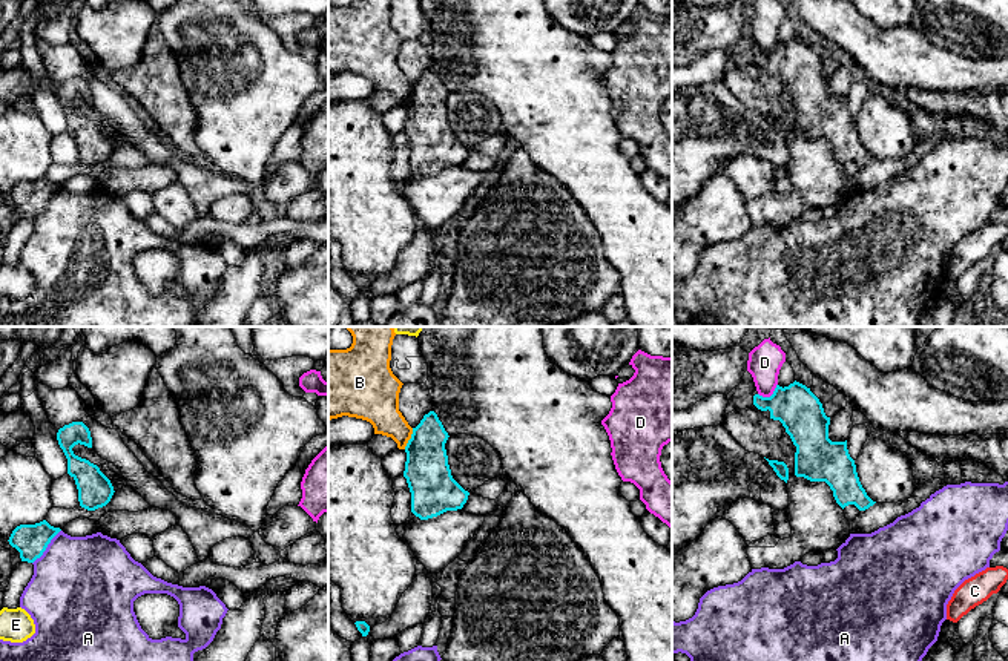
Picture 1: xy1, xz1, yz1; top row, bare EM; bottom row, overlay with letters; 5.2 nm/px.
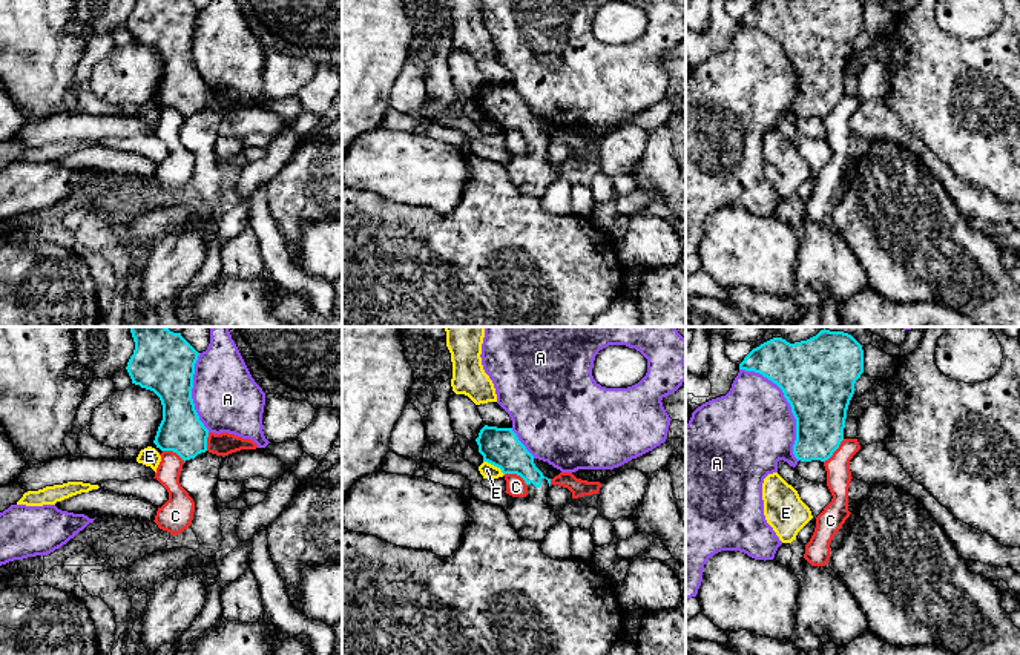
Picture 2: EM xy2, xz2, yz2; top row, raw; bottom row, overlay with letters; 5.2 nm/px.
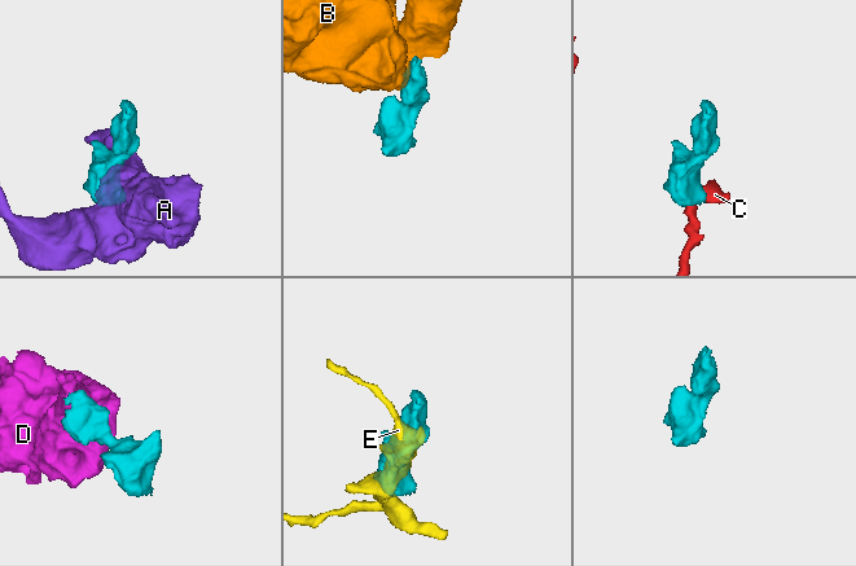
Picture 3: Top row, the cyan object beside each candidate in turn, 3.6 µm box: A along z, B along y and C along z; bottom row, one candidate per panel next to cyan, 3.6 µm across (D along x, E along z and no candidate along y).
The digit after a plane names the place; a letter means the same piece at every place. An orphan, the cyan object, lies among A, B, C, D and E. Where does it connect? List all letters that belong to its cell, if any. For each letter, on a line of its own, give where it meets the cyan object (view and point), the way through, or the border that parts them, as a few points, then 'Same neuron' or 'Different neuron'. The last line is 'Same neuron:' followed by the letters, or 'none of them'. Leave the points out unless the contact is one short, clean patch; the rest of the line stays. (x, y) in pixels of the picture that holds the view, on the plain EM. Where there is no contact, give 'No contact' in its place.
A: Touches cyan at yz2 (790, 62). Different neuron
B: Touches cyan at xz1 (410, 95). Boundary: xz1 (413, 85), (411, 94), (404, 105). Different neuron
C: Touches cyan at yz2 (835, 106). Boundary: yz2 (844, 95), (824, 118). Different neuron
D: Touches cyan at yz1 (770, 52). Boundary: yz1 (777, 40), (769, 52), (758, 51). Different neuron
E: Touches cyan at xz2 (494, 121). Boundary: xz2 (483, 117), (496, 121), (503, 131). Different neuron
Same neuron: none of them

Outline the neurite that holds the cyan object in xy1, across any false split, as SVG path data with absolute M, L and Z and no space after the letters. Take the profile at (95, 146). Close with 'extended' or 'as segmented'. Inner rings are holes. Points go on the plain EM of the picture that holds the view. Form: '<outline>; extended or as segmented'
M72 78L58 86L57 97L68 115L68 130L75 136L80 163L87 167L106 163L115 149L110 136L97 121L72 107L78 100L92 104L89 84L83 78Z; as segmented

